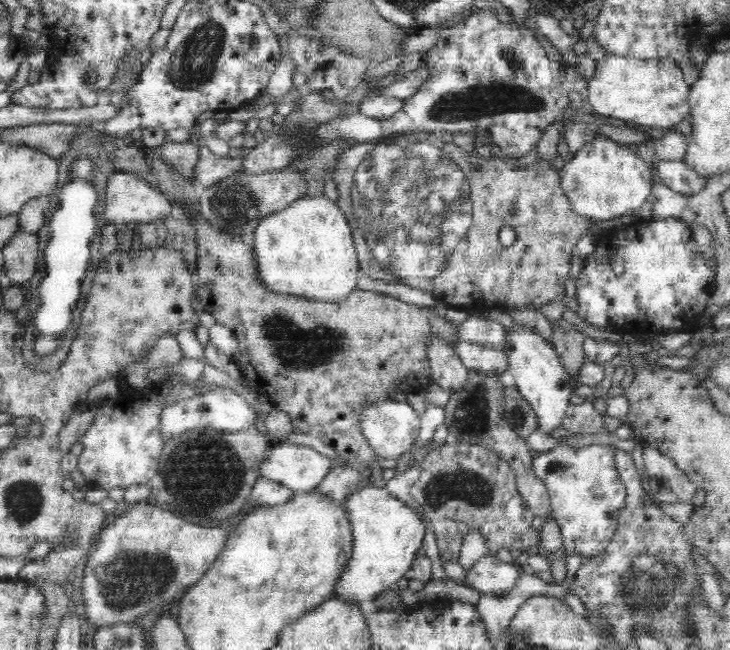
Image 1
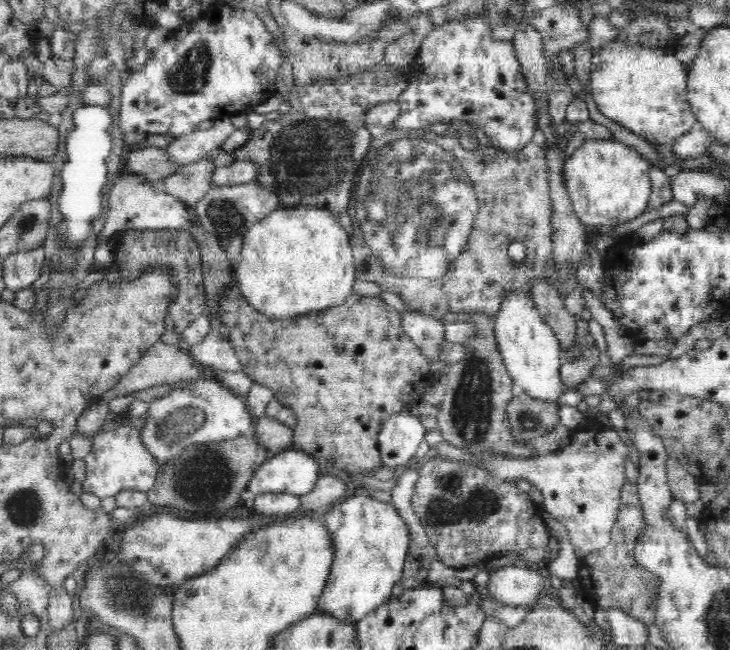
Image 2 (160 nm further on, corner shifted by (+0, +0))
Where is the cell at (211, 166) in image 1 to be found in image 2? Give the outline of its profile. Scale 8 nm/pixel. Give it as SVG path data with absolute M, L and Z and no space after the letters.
M202 156L194 164L178 167L171 175L156 183L160 190L178 197L187 206L195 208L211 188L210 176L215 171L212 161Z

